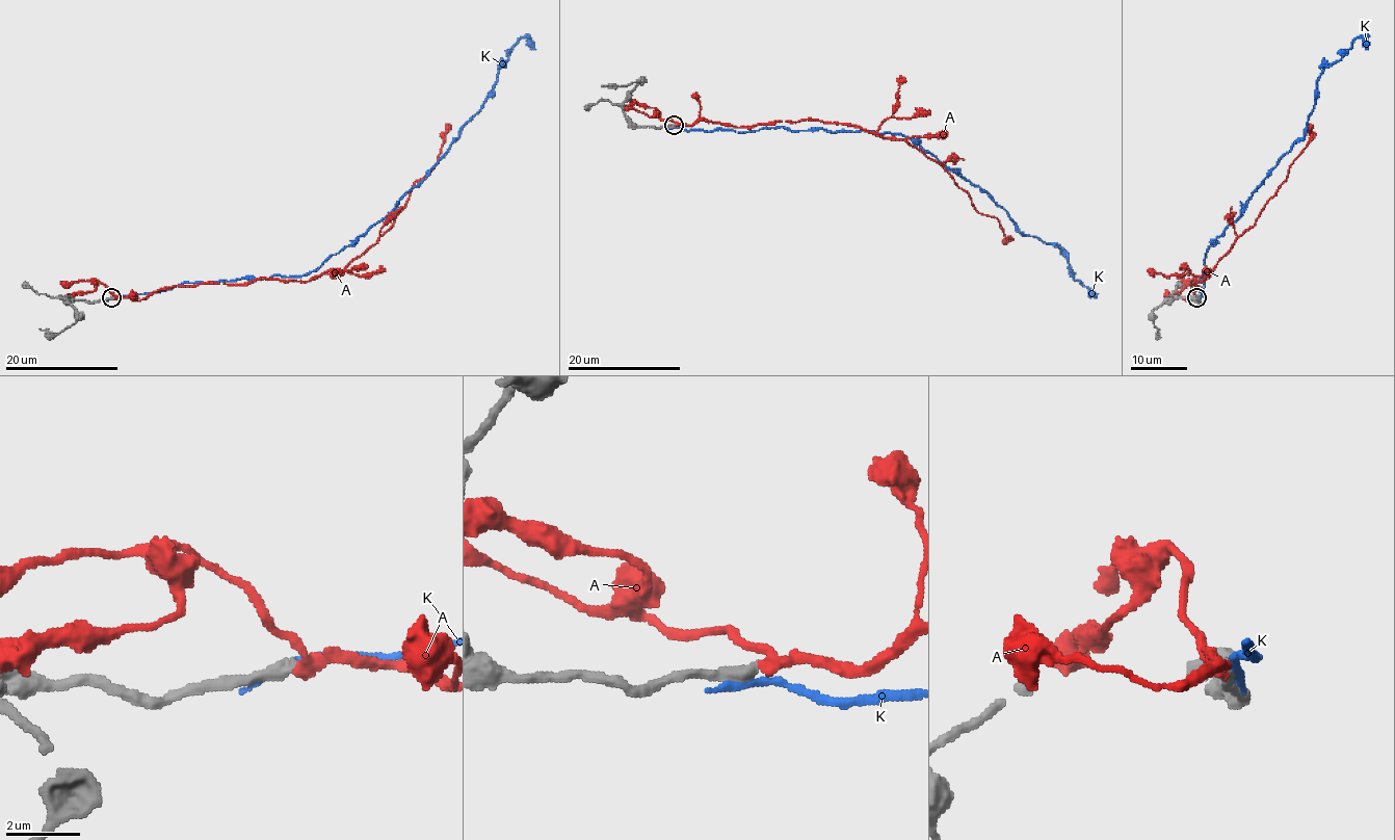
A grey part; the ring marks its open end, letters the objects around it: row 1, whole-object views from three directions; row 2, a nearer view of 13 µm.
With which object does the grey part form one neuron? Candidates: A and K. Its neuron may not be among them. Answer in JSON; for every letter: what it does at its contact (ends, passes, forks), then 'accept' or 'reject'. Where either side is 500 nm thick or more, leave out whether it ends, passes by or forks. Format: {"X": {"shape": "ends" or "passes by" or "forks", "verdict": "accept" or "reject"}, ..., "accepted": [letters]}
{"A": {"shape": "passes by", "verdict": "reject"}, "K": {"shape": "ends", "verdict": "reject"}, "accepted": []}

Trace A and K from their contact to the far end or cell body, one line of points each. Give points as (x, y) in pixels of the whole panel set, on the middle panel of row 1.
A: (675, 125), (753, 127), (818, 119), (903, 140), (938, 161), (974, 207), (1011, 237)
K: (672, 127), (744, 131), (777, 126), (912, 137), (978, 185), (1022, 233), (1057, 244), (1070, 273), (1097, 296)

